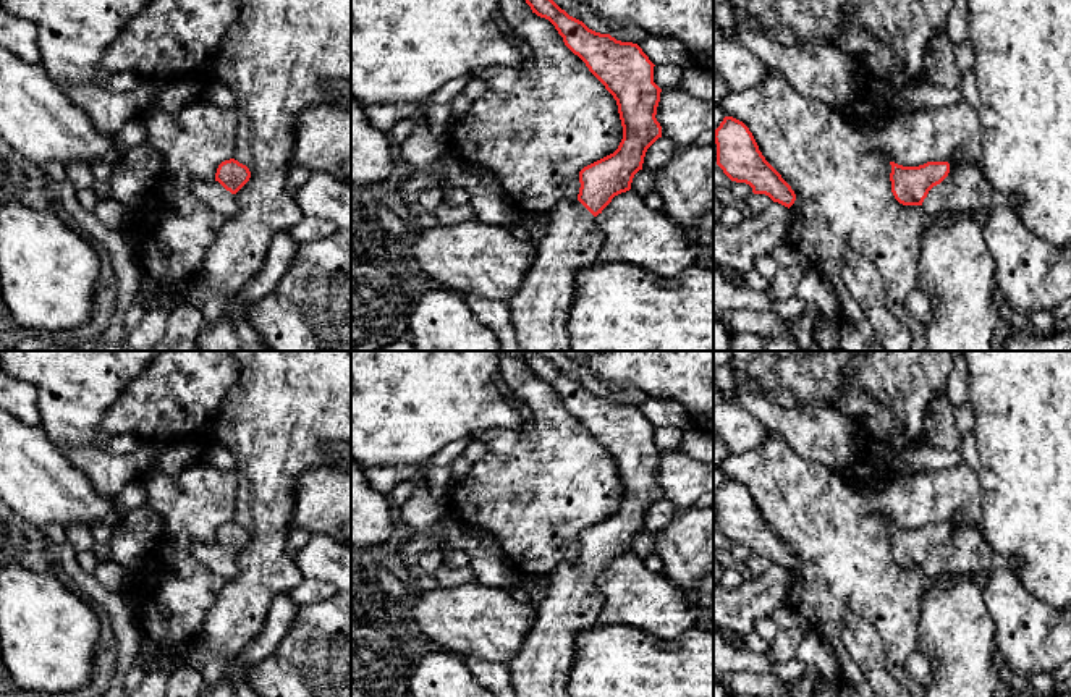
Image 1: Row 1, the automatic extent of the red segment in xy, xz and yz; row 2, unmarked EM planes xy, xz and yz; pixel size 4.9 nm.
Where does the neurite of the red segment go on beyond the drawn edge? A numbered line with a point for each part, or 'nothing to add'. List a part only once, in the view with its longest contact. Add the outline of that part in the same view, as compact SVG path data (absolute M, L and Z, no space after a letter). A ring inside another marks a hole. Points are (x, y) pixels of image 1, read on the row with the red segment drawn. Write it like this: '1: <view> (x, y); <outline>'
1: yz (965, 188); M976 162L951 170L940 184L929 191L922 209L930 215L959 210L990 213L998 204L1014 207L1018 196L1000 194Z

